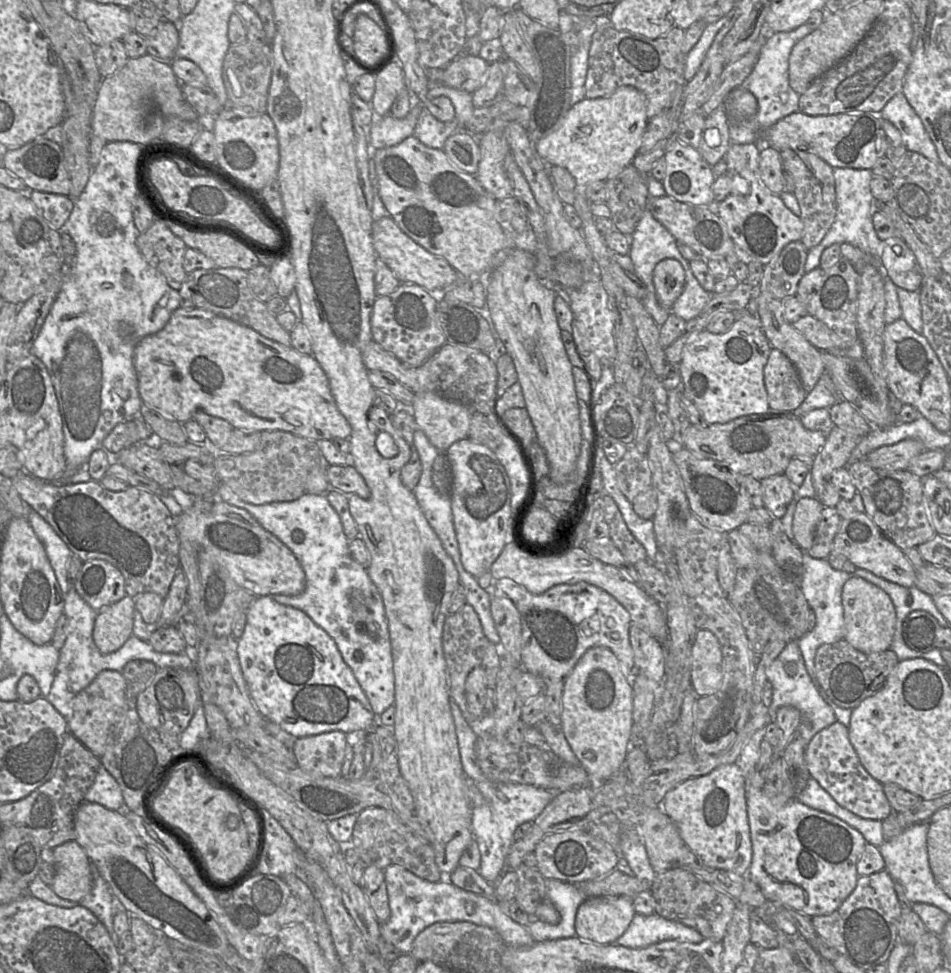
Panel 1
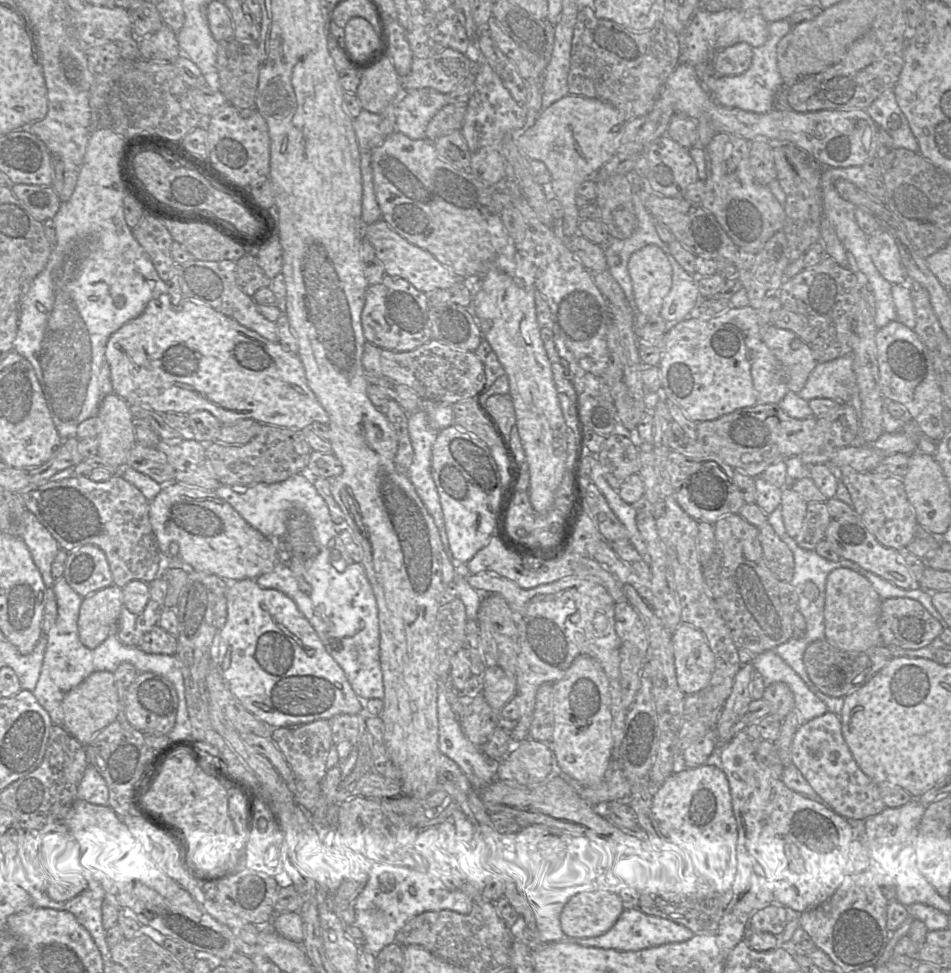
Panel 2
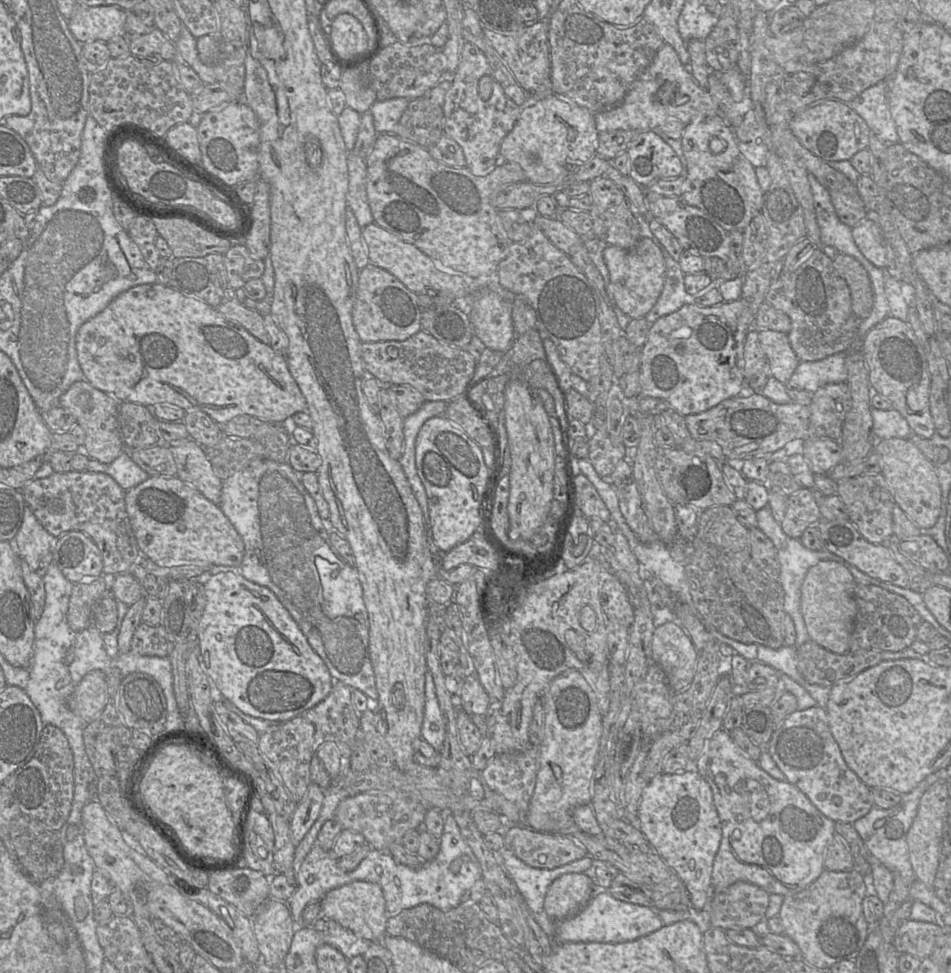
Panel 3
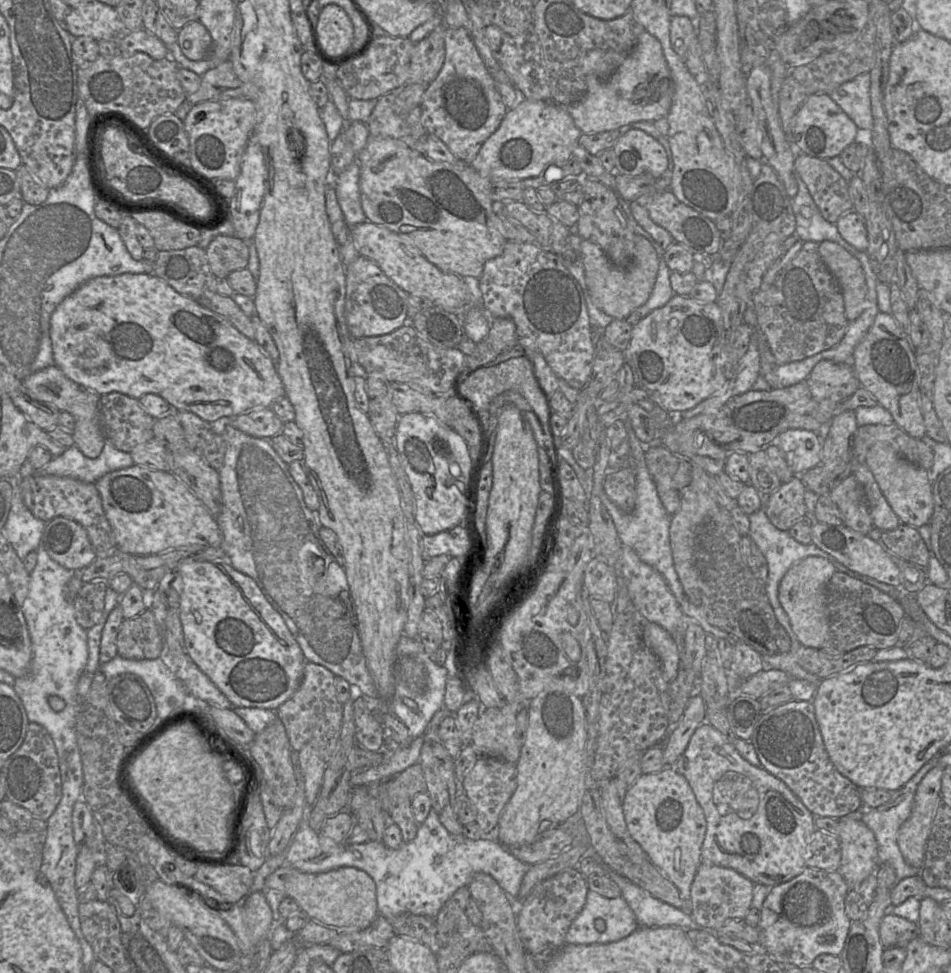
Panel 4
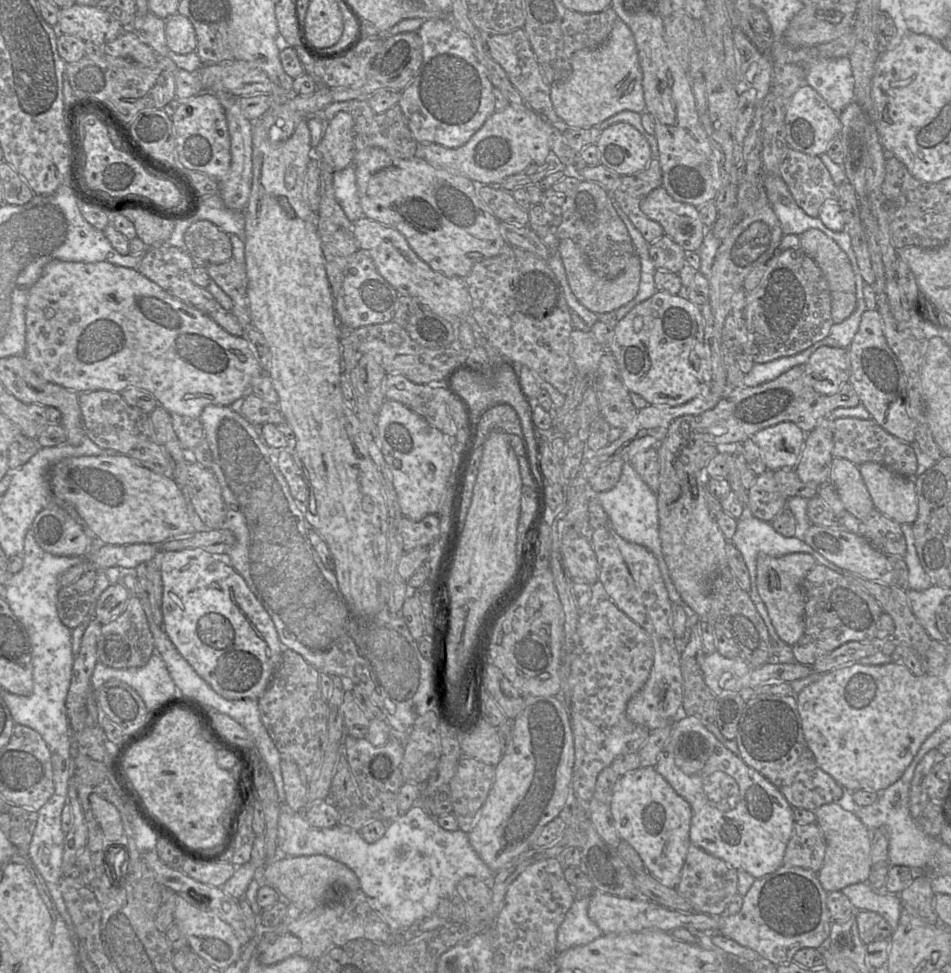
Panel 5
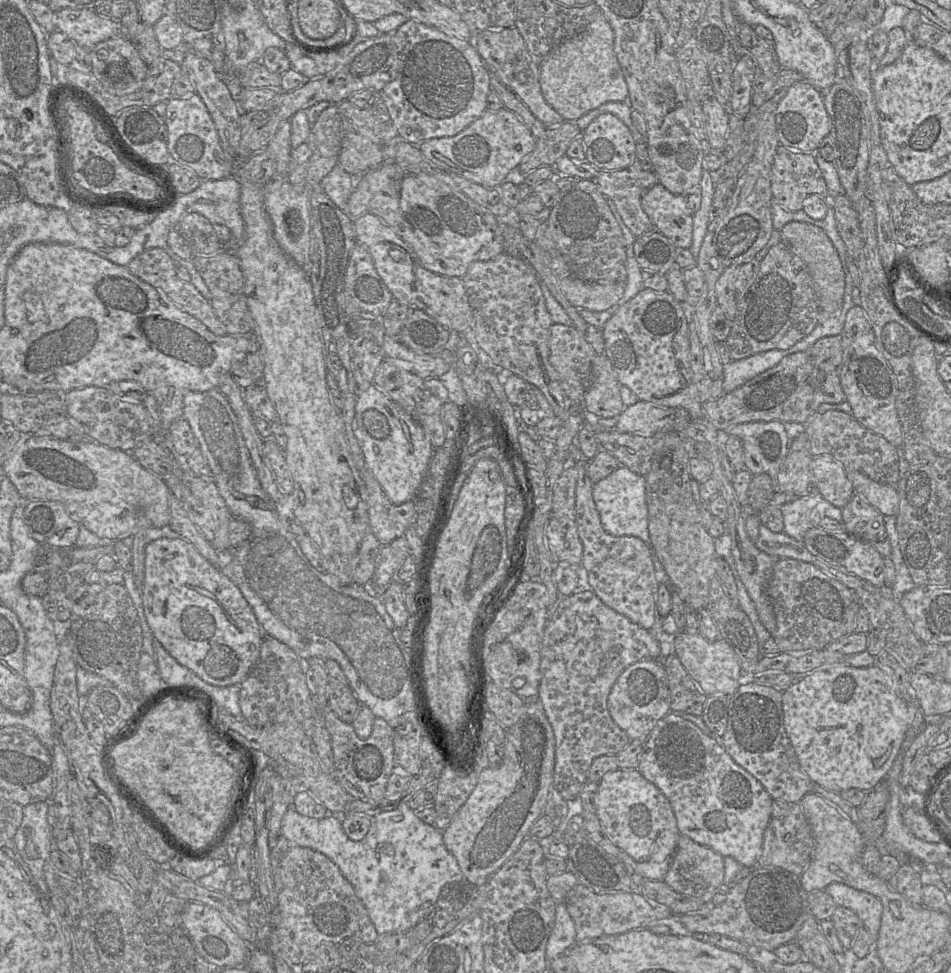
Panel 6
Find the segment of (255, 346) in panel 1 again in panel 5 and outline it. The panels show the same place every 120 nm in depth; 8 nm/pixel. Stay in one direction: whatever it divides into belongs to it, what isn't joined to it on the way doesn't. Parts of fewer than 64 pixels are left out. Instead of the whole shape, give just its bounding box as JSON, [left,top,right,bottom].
[23,261,265,419]

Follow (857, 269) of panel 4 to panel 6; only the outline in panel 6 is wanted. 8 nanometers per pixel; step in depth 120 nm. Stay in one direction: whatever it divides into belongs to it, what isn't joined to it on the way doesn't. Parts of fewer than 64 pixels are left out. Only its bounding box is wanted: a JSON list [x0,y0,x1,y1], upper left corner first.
[780,221,845,324]

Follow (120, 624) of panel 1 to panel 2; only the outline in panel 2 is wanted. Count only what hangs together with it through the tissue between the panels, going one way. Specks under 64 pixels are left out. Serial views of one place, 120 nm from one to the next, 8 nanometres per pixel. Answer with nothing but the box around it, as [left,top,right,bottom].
[78,584,124,649]

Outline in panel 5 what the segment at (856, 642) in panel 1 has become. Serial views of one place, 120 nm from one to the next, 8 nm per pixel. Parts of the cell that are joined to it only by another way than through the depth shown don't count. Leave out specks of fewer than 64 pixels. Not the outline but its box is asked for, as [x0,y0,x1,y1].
[755,553,816,646]

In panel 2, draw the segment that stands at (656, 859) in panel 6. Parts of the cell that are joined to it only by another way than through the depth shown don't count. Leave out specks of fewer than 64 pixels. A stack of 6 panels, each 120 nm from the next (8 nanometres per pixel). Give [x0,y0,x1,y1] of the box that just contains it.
[651,764,737,893]

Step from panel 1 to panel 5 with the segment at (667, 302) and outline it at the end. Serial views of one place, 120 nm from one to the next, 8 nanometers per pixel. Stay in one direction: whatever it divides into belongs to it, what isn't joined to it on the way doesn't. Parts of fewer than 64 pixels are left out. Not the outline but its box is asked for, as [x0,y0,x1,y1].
[557,239,641,313]

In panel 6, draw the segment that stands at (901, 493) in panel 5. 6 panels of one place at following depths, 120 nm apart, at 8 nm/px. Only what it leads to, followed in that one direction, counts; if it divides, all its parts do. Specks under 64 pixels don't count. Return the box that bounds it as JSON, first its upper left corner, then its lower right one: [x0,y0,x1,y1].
[847,471,899,516]

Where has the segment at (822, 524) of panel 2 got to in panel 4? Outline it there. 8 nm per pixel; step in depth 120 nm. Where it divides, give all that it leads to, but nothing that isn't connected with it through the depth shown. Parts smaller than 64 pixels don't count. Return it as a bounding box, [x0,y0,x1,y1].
[763,476,806,531]

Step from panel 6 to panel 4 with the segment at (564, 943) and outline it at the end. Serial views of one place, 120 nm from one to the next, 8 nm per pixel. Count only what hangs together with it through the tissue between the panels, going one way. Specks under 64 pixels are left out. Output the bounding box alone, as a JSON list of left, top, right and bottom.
[565,892,640,945]

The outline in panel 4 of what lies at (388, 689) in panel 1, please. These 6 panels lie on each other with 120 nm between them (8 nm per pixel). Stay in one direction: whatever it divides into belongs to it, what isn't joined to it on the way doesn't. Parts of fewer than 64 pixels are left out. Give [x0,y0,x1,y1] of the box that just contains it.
[210,417,378,697]

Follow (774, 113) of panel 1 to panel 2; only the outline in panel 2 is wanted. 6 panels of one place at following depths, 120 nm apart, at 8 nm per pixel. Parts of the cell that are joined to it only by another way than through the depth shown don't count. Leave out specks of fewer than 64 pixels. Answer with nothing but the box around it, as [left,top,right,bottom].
[707,20,792,113]

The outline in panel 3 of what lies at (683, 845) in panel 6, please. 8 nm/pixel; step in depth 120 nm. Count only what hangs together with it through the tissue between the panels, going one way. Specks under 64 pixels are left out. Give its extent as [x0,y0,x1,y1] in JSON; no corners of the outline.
[704,882,770,931]

